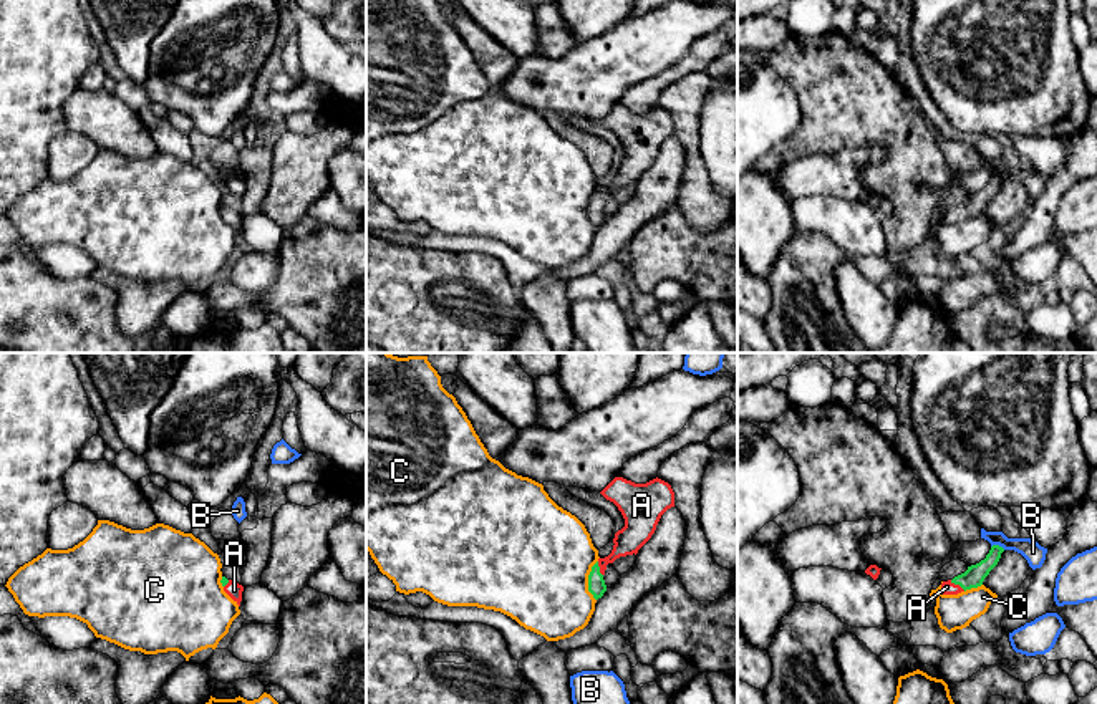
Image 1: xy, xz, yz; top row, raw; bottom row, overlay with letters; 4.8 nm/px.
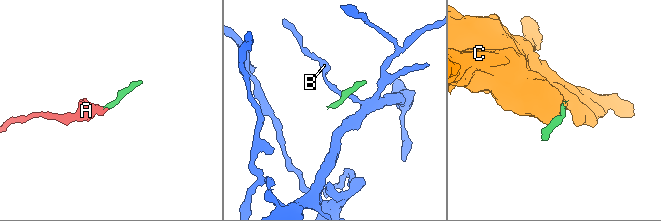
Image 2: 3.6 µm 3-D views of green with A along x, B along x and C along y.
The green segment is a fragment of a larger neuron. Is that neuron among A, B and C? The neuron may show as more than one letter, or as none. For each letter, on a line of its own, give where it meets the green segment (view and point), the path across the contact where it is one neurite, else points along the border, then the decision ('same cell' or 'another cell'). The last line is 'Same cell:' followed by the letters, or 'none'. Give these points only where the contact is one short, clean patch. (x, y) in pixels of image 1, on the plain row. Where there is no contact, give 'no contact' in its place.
A: yz (958, 212) | across yz (973, 206), (958, 212), (947, 216) | same cell
B: yz (998, 174) | along yz (991, 174), (1005, 178) | another cell
C: xz (589, 209) | along xz (597, 189), (589, 204), (589, 221), (595, 229) | another cell
Same cell: A

